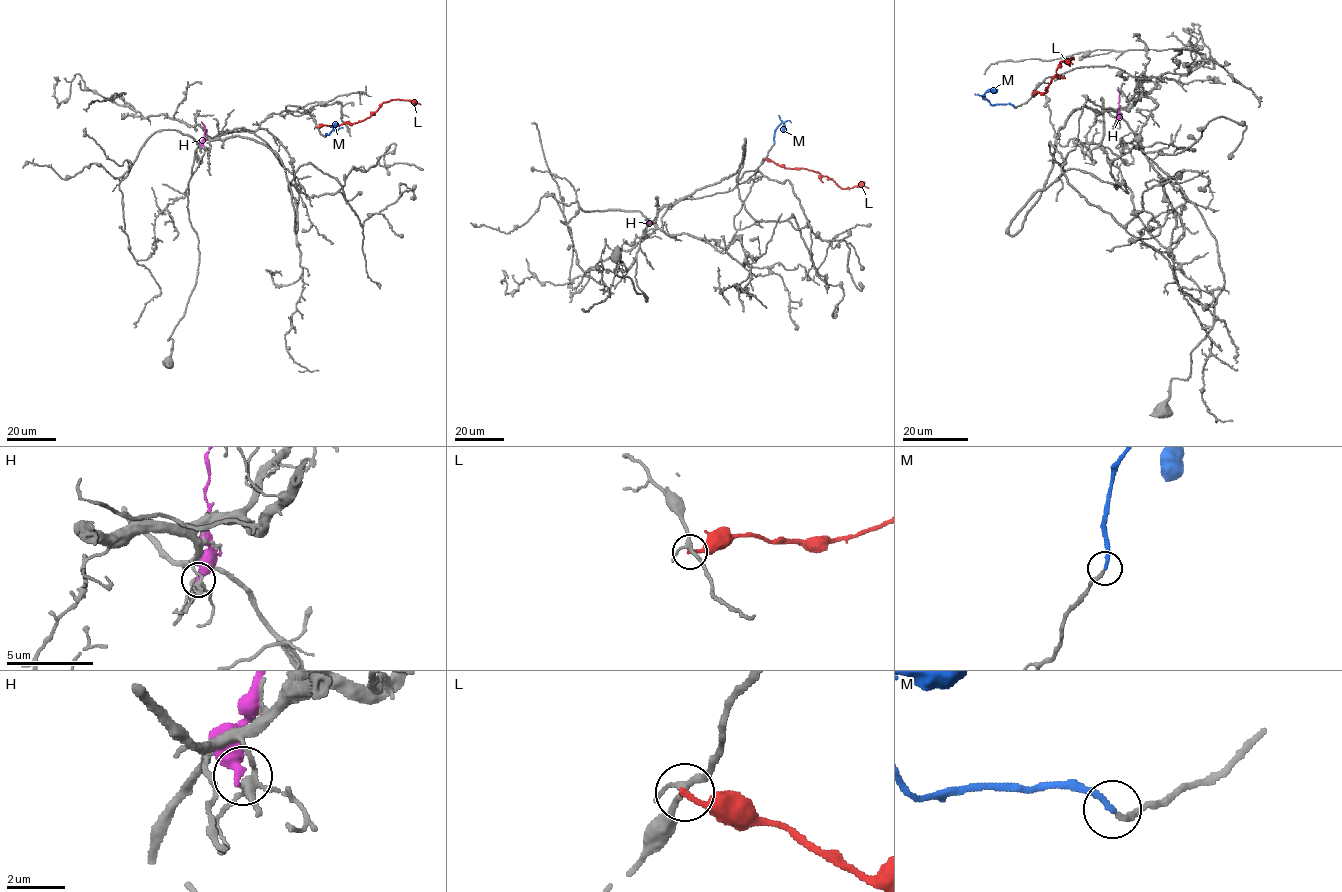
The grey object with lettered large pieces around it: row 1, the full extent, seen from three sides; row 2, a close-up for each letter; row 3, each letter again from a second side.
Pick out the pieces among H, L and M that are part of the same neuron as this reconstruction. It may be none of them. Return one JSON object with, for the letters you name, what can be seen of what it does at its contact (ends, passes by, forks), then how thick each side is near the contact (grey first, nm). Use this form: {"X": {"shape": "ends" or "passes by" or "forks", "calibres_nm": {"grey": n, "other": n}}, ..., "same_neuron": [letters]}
{"M": {"shape": "ends", "calibres_nm": {"grey": 190, "other": 200}}, "same_neuron": ["M"]}

